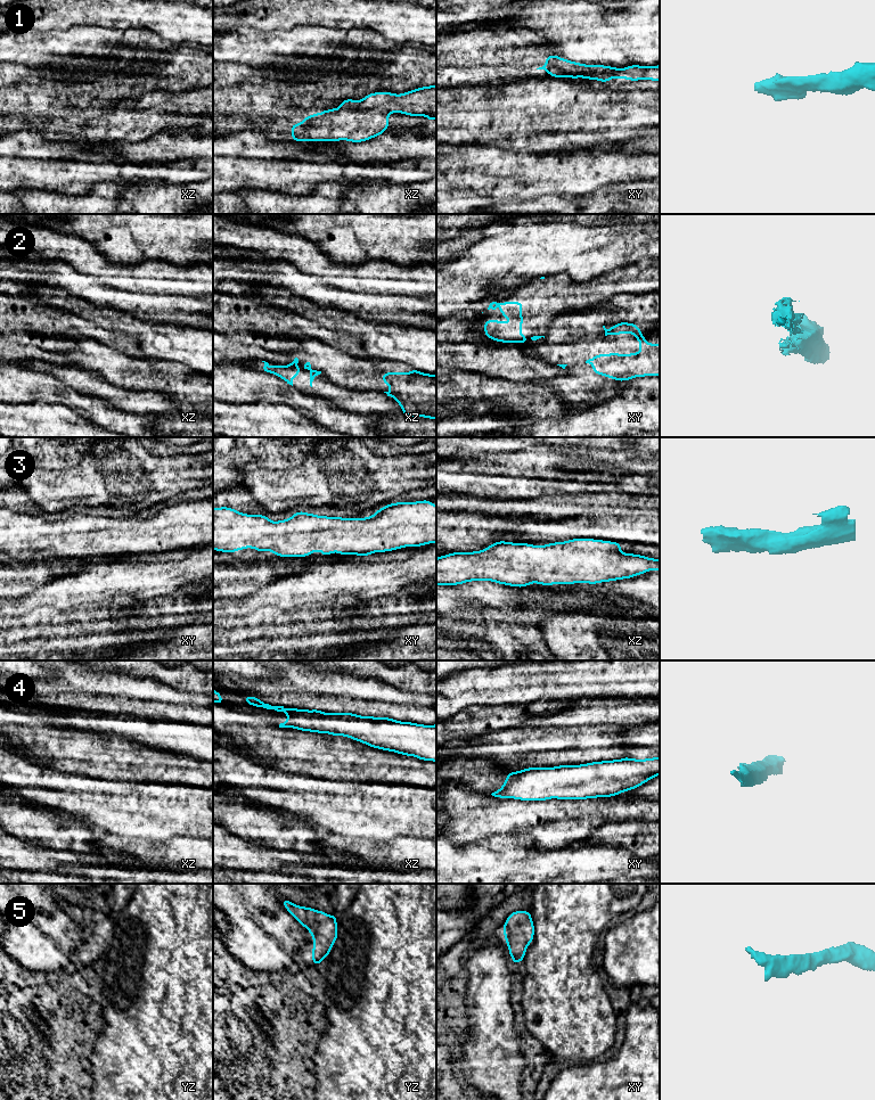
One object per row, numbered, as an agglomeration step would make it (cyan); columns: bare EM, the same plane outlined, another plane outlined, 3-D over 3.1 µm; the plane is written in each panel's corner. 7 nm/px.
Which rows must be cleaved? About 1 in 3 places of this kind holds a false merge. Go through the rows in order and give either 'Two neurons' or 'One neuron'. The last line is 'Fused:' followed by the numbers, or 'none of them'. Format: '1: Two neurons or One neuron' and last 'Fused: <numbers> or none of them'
1: One neuron
2: Two neurons
3: One neuron
4: One neuron
5: One neuron
Fused: 2

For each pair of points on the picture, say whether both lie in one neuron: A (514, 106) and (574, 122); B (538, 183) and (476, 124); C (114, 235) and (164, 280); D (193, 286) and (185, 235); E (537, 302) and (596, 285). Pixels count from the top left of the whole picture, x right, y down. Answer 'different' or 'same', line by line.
A: same
B: different
C: different
D: different
E: same

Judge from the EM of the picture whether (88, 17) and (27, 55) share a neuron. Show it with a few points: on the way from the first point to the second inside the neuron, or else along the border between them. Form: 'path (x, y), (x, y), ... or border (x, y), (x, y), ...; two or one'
border (90, 26), (71, 26), (42, 32); two

